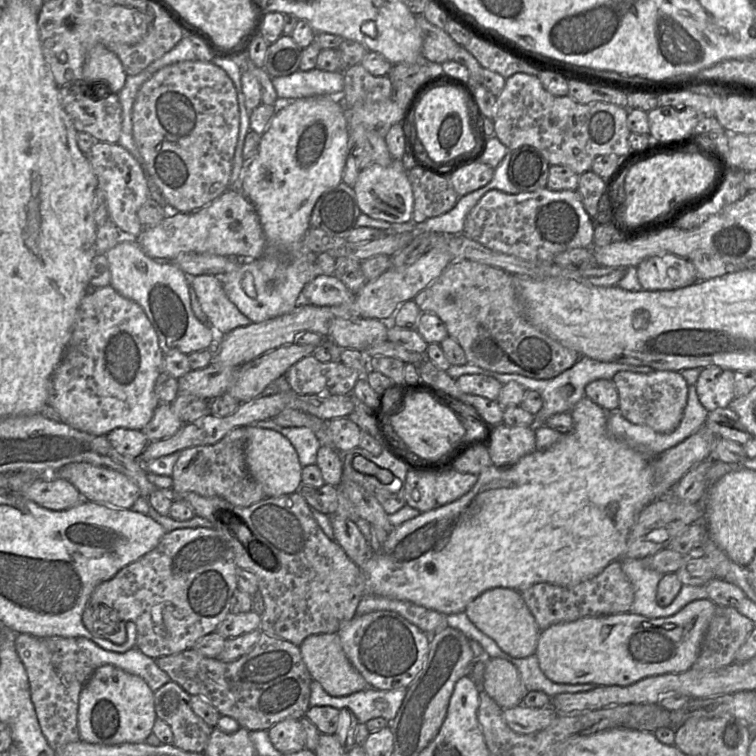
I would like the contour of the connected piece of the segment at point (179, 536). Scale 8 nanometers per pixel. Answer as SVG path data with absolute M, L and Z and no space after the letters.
M184 528L166 533L149 553L122 568L112 579L94 590L82 615L85 627L96 637L106 639L105 623L100 618L102 605L115 611L119 620L132 621L137 627L136 647L146 656L157 659L192 649L203 636L213 633L231 613L238 567L234 551L224 535L214 528Z

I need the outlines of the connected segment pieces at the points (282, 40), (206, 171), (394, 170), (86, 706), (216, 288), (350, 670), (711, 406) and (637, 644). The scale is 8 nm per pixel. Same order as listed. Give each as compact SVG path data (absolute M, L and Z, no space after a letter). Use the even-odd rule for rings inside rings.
M281 35L268 47L265 70L272 78L296 72L299 70L302 51L290 35Z
M200 60L161 68L139 89L132 124L149 179L168 202L169 213L194 212L230 189L240 111L235 85L222 68Z
M394 160L388 166L372 165L359 171L353 190L361 213L389 223L405 223L411 220L413 193L407 172L401 160Z
M114 665L96 668L80 693L78 727L80 739L85 742L106 745L146 742L156 719L154 692L149 685Z
M187 276L194 289L202 311L208 318L210 327L217 335L226 335L233 329L252 323L233 304L224 292L220 276Z
M337 633L316 634L307 637L300 645L300 652L312 679L319 682L329 695L347 696L372 688L345 655Z
M707 366L701 370L695 388L699 401L708 412L726 408L735 398L734 371Z
M710 599L695 600L687 604L679 612L668 617L648 618L646 616L620 613L611 615L601 615L596 617L585 617L573 622L559 623L552 625L540 632L535 655L539 661L539 667L545 676L558 684L594 684L596 686L629 686L637 681L650 676L668 674L668 673L682 673L687 671L697 660L704 636L709 627L711 619L715 613L717 605Z

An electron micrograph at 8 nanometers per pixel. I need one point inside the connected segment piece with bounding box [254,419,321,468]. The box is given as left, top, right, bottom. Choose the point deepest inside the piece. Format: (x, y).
(303, 439)

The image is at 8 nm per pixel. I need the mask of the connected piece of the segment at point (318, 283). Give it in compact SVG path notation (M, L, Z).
M316 275L301 292L301 302L316 306L345 305L352 303L354 299L355 294L334 275Z

